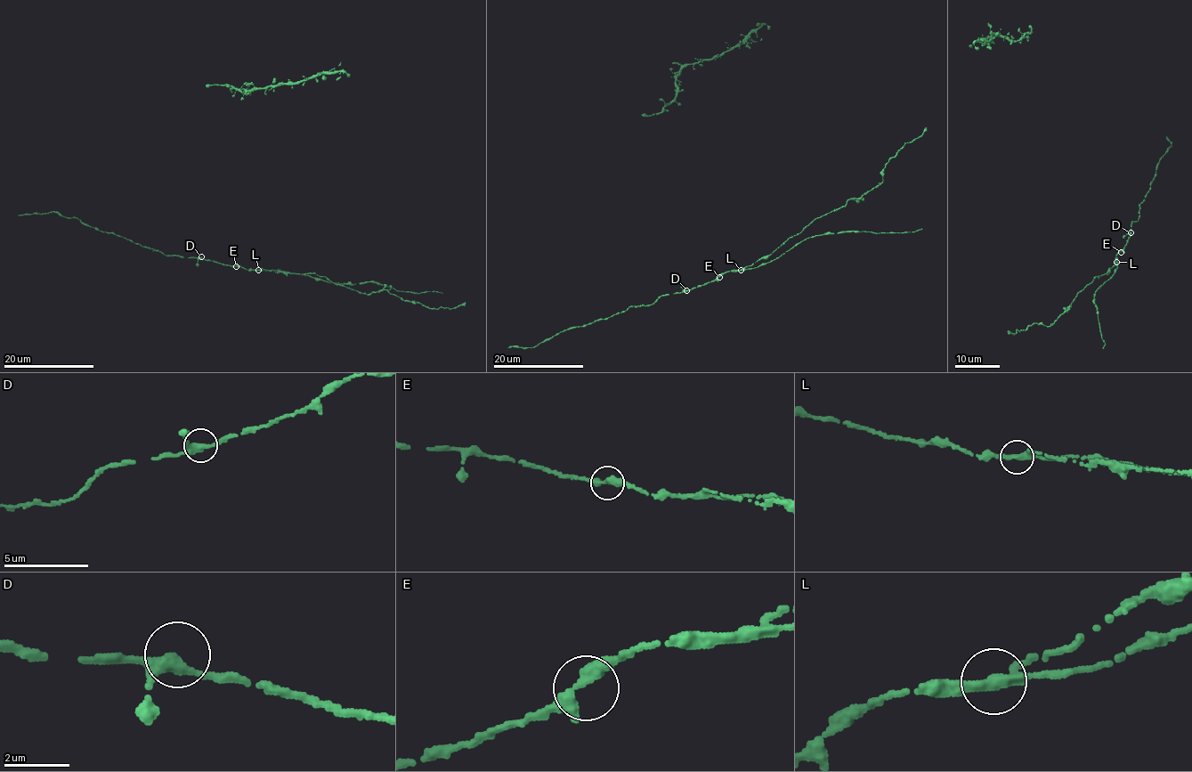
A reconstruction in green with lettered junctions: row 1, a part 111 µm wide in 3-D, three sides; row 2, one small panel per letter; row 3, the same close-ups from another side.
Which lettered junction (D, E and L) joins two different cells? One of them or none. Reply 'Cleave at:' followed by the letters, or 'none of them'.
Cleave at: L

